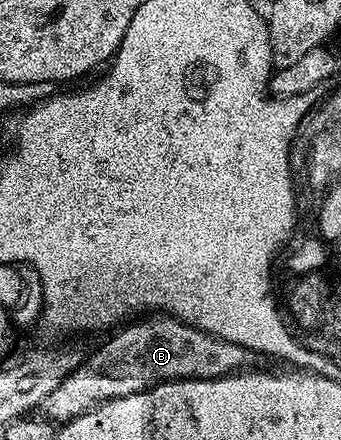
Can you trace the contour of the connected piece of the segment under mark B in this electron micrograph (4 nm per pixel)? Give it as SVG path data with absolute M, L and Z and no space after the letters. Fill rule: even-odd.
M164 312L129 321L108 337L112 336L92 355L88 354L58 384L58 388L46 396L38 407L43 417L53 423L63 424L90 412L111 398L149 390L160 382L173 382L179 378L224 378L227 374L241 373L245 367L255 367L258 361L256 351L248 350L242 344L234 344L230 340L216 338L213 334Z

